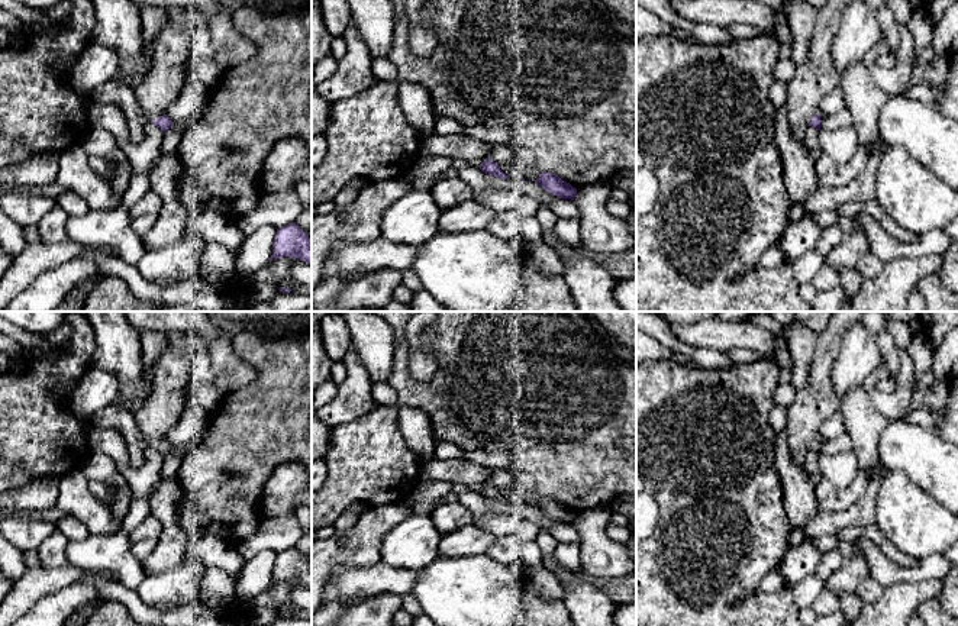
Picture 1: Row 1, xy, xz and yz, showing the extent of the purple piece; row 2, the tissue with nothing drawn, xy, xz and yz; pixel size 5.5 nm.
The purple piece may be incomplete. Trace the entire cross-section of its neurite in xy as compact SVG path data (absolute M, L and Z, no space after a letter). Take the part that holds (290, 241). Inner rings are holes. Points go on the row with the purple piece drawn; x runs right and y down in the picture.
M296 222L277 229L270 261L283 256L300 258L312 265L312 239Z

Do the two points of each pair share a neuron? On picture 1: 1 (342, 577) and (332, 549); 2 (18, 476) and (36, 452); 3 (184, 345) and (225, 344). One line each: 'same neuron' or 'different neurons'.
1: different neurons
2: different neurons
3: different neurons

